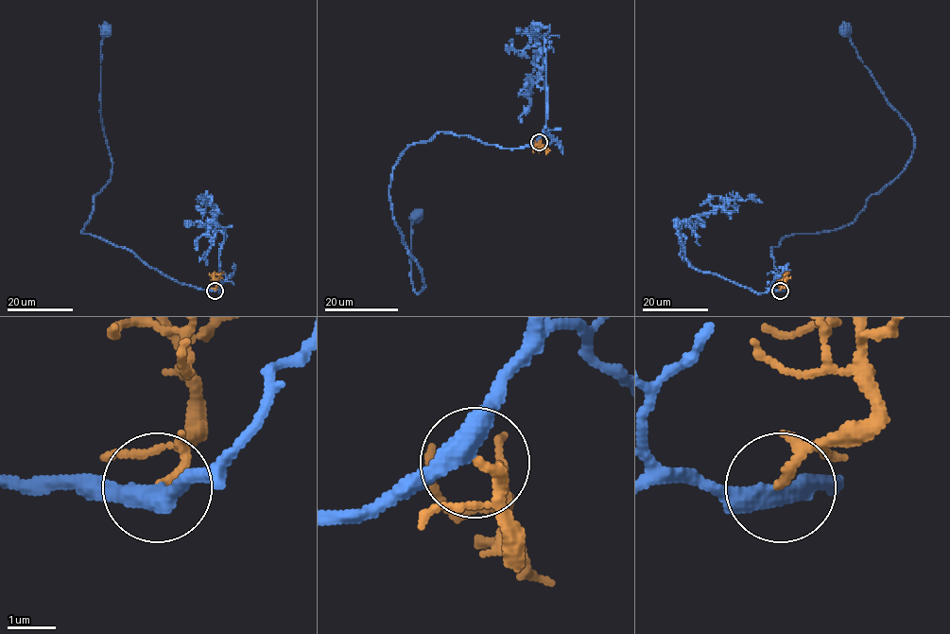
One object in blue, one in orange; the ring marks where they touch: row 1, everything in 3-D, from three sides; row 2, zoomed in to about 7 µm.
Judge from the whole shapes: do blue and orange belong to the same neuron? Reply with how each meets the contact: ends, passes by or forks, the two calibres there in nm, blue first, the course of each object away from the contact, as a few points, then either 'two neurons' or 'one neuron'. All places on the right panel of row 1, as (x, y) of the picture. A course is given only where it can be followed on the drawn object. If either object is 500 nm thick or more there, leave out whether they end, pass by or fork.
blue passes by | orange passes by | 400/120 nm | blue via (779, 290), (785, 287), (771, 249), (854, 220), (914, 147), (911, 128), (844, 31) | orange via (779, 290), (785, 285), (786, 273), (783, 275) | one neuron

